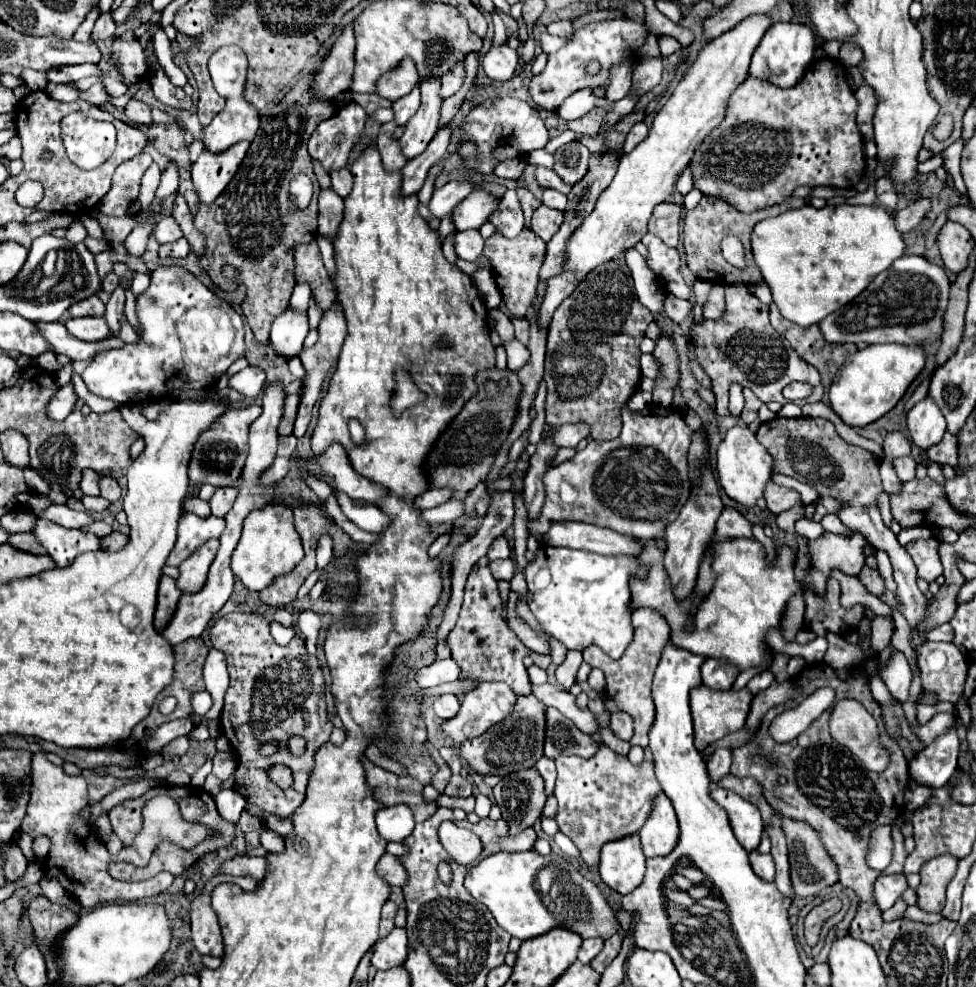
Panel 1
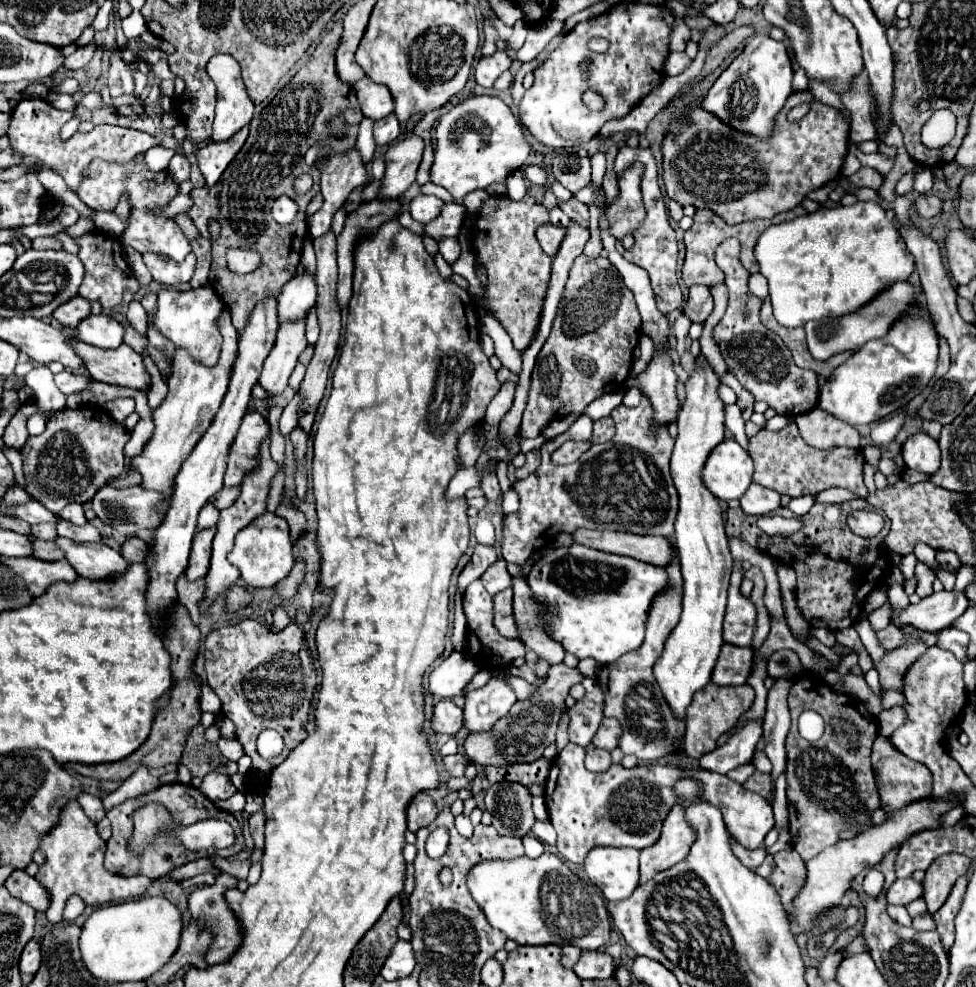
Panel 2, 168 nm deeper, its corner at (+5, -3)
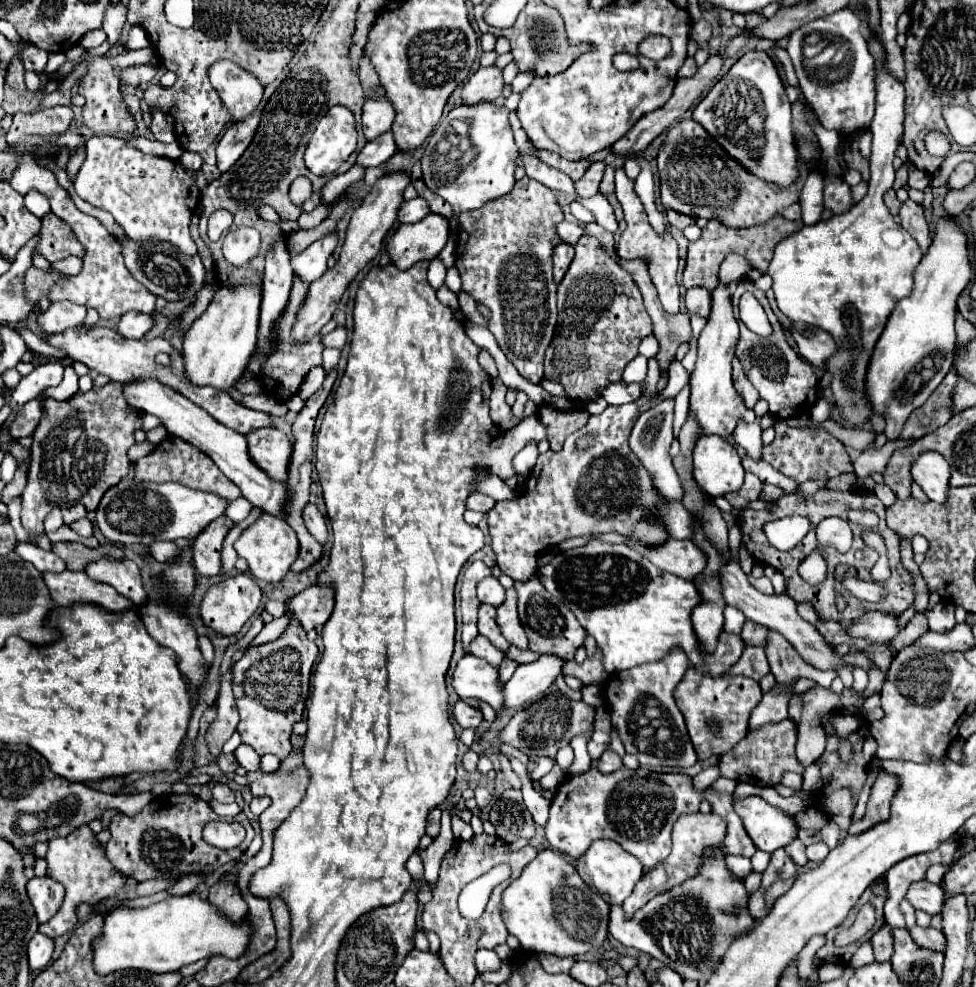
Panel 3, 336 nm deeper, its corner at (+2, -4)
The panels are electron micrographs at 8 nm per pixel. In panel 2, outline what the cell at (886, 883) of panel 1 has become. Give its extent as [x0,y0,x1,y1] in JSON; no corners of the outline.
[885,878,923,904]

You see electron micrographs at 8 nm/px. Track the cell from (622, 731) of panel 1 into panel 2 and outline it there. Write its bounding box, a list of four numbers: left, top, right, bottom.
[593,718,621,750]

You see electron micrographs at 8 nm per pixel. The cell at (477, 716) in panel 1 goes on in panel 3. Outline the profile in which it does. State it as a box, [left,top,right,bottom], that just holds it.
[504,655,566,707]

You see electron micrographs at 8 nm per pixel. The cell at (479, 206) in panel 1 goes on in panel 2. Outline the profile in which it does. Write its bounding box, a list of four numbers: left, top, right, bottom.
[425,204,467,240]

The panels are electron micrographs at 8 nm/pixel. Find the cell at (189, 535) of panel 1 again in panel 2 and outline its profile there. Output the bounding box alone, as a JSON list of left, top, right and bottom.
[197,502,219,530]

